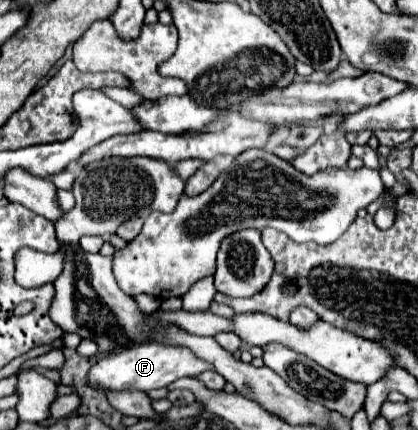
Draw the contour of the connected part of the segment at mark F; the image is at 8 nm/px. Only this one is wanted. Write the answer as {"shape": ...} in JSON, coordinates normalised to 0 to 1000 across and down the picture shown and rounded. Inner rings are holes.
{"shape":[[[356,793],[313,812],[299,812],[280,826],[251,826],[232,840],[227,853],[213,863],[213,891],[232,895],[242,905],[304,905],[304,909],[361,909],[380,900],[400,900],[404,891],[433,881],[433,877],[467,877],[486,863],[510,858],[510,849],[495,849],[495,840],[481,840],[467,830],[457,812],[443,812],[438,802],[400,802],[380,793]]]}

